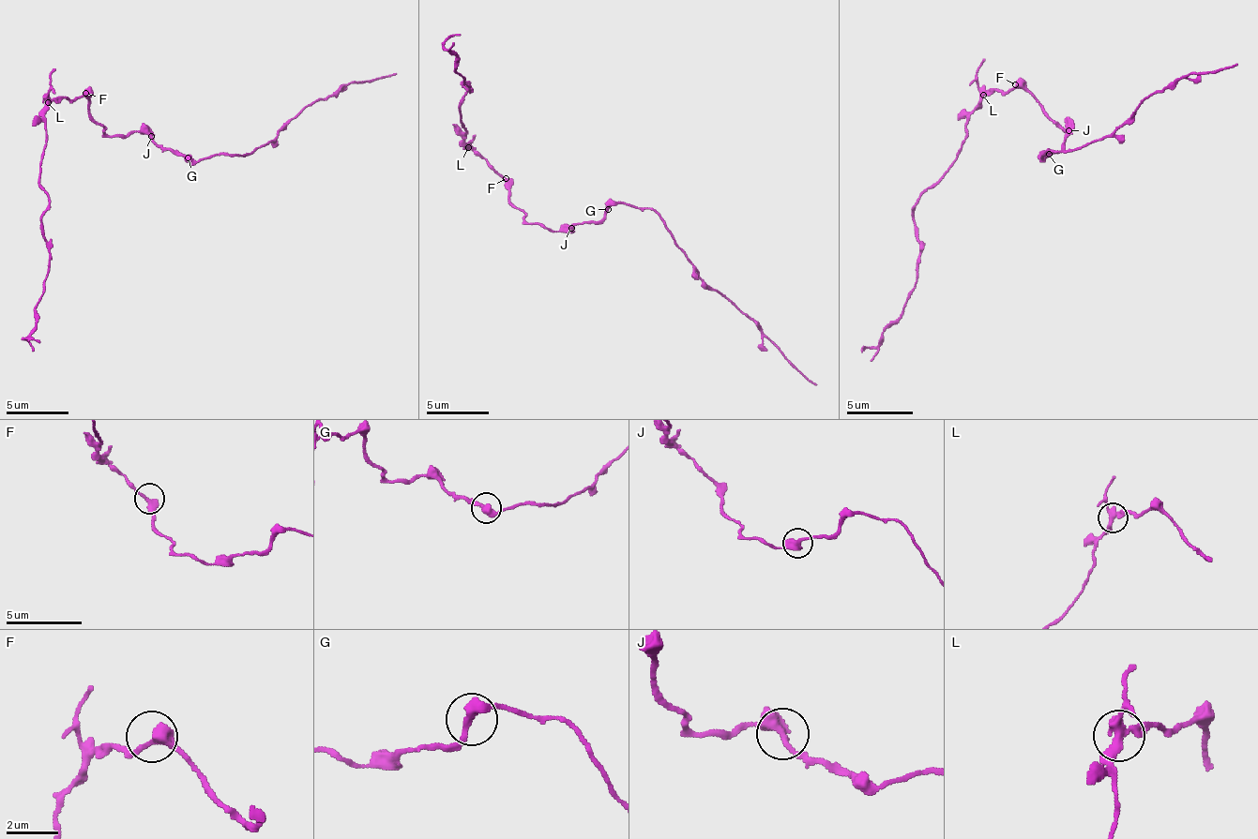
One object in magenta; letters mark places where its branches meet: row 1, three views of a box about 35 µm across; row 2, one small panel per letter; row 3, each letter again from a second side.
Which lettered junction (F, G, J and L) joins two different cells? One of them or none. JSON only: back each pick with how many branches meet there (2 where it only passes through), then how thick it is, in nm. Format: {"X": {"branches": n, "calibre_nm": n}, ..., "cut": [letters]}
{"L": {"branches": 3, "calibre_nm": 320}, "cut": ["L"]}

